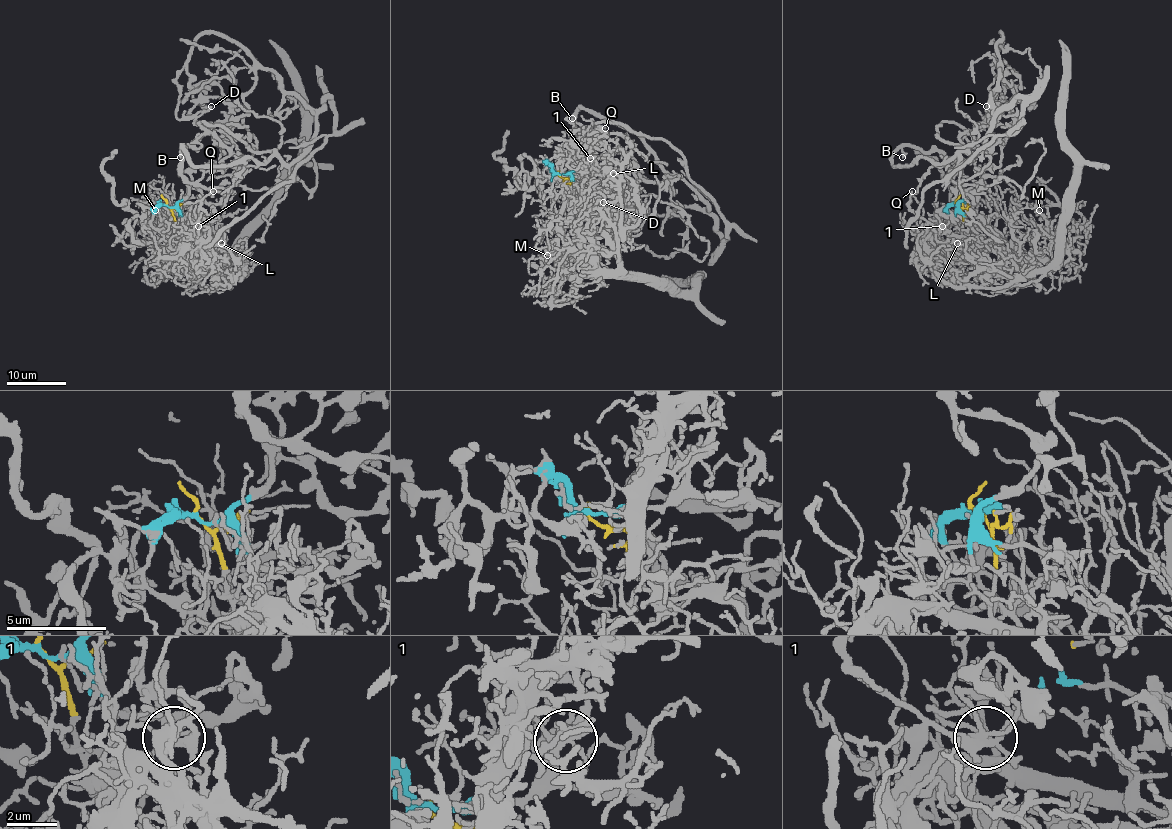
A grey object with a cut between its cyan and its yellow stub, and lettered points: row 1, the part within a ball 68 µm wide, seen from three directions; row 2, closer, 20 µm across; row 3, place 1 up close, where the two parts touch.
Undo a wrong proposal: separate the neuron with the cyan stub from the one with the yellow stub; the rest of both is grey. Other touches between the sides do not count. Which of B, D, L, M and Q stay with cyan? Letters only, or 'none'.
B, D, Q

